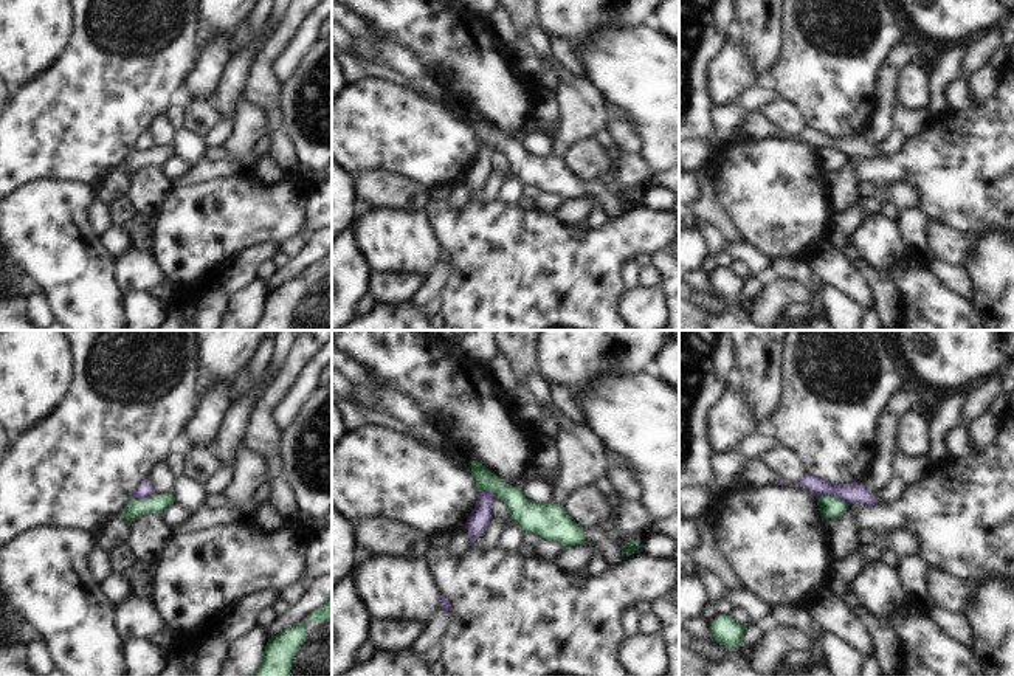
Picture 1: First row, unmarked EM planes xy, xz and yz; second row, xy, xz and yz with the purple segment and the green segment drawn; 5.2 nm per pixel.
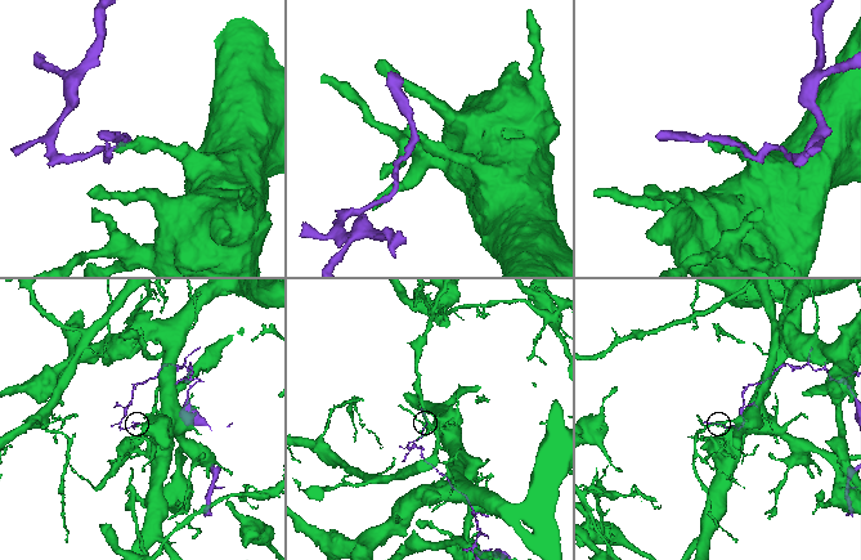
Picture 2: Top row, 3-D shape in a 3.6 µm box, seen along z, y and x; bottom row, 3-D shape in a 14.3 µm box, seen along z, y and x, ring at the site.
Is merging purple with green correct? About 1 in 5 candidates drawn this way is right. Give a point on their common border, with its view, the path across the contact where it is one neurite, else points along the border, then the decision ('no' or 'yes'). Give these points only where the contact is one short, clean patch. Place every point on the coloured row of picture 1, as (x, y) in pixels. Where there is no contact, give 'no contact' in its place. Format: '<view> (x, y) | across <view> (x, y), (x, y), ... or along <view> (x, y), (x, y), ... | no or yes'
yz (833, 495) | along yz (817, 496), (834, 495), (848, 504) | no

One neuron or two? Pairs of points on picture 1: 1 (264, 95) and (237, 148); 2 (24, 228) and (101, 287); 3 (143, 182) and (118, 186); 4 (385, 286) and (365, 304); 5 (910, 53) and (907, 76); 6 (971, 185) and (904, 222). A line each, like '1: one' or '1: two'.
1: two
2: one
3: two
4: two
5: two
6: two

